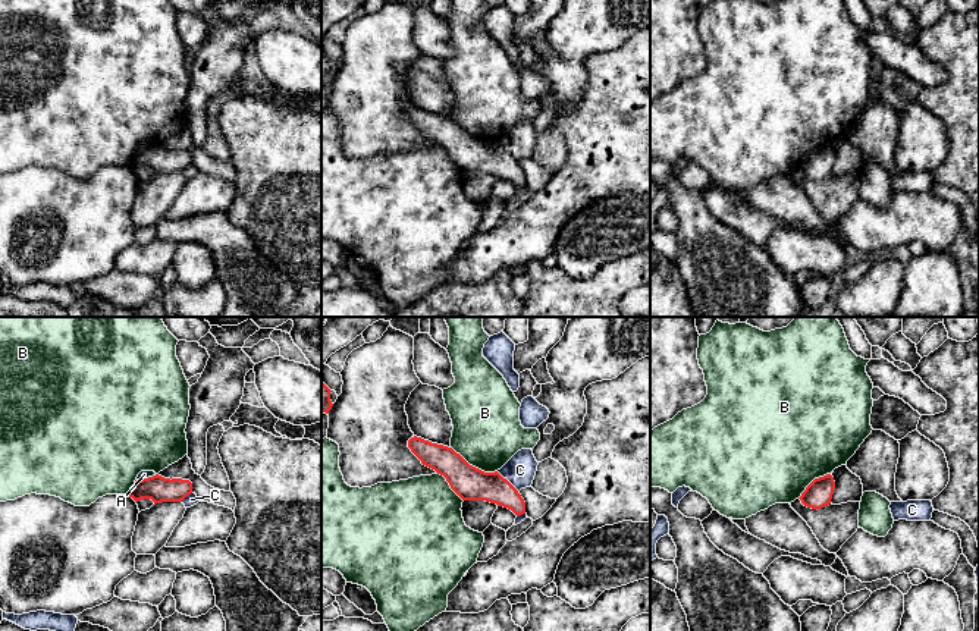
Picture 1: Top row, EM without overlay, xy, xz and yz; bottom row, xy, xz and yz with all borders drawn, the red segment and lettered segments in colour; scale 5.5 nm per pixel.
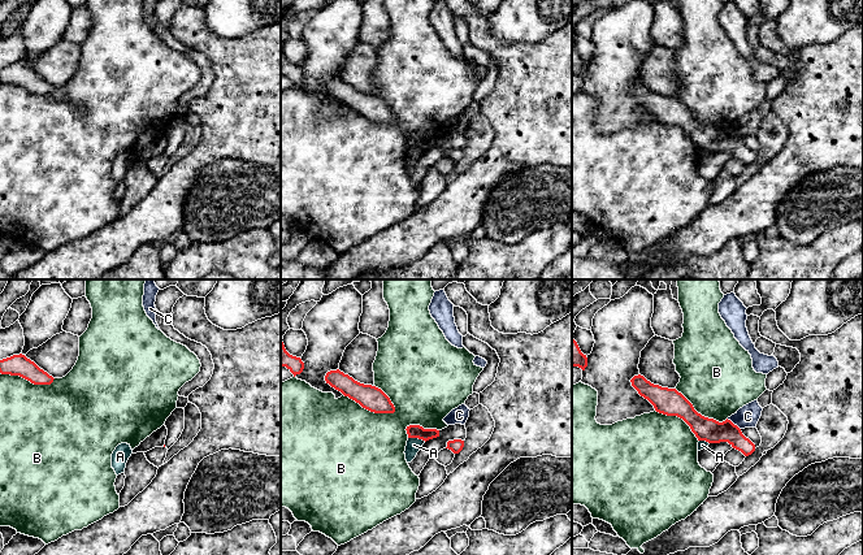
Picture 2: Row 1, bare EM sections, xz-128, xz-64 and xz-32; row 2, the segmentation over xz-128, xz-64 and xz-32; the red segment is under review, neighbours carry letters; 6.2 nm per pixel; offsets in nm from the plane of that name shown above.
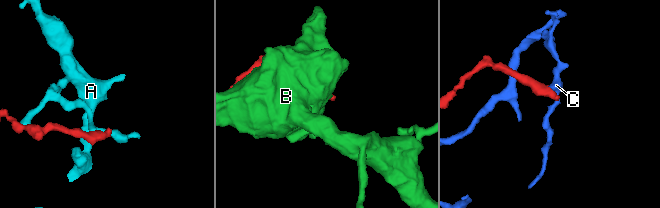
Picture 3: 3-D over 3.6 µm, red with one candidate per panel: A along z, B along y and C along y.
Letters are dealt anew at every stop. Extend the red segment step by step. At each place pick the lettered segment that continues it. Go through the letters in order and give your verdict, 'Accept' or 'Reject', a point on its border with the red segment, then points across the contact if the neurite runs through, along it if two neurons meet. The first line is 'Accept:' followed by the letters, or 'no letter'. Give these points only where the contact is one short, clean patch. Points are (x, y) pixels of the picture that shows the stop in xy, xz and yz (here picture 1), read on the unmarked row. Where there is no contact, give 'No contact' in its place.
Accept: no letter
A: Reject. Touches red at xy (146, 150). Boundary: xy (156, 146), (137, 151)
B: Reject. Touches red at xz (474, 138)
C: Reject. Touches red at xz (507, 151). Boundary: xz (496, 143), (518, 162)

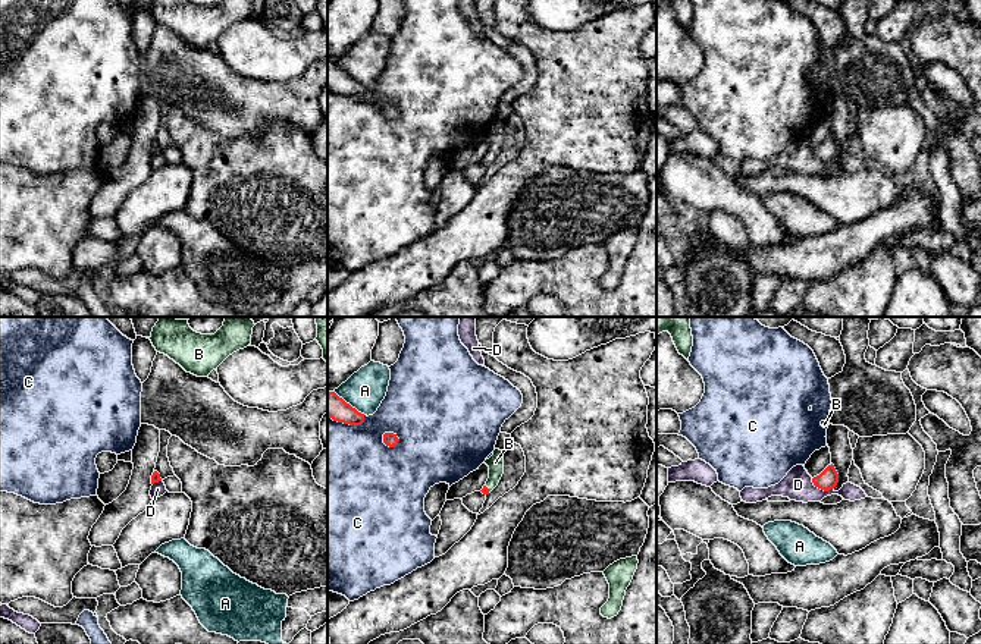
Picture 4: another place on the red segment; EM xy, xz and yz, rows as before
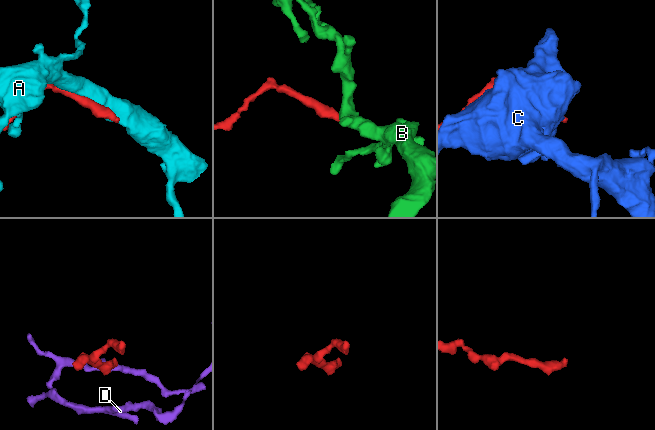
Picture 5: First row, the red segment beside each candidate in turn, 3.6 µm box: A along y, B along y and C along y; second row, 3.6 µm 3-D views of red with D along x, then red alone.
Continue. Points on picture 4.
Accept: B
A: Reject. Touches red at xz (348, 75)
B: Accept. Touches red at xz (488, 160). Path across: xz (485, 162), (488, 160), (495, 145), (495, 134)
C: Reject. Touches red at xz (391, 104)
D: Reject. Touches red at yz (821, 160). Boundary: yz (811, 150), (815, 157), (824, 162), (833, 160)

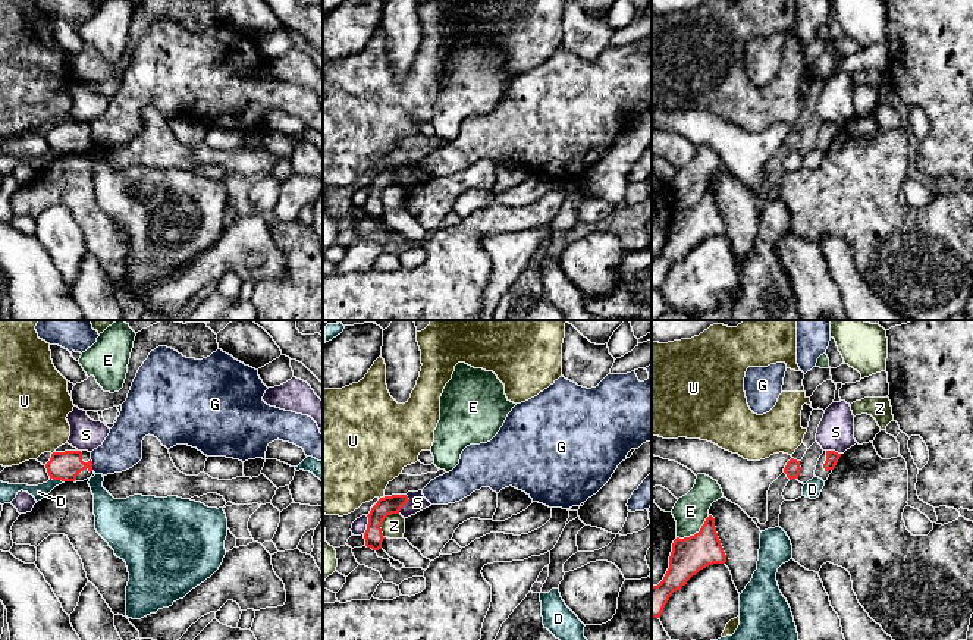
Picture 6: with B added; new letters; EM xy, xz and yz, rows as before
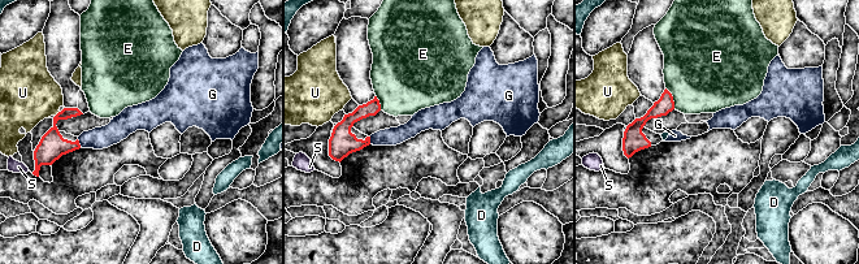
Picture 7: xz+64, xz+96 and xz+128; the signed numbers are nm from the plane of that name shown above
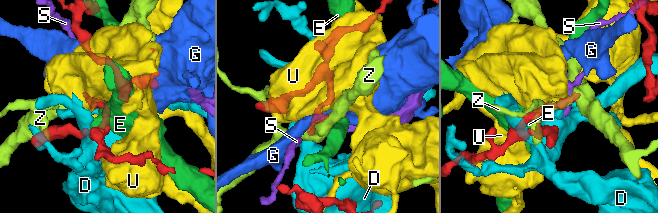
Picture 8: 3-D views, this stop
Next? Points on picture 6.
Accept: no letter
D: Reject. Touches red at xy (57, 150)
E: Reject. Touches red at yz (696, 204)
G: Reject. Touches red at xy (91, 137)
S: Reject. Touches red at xz (405, 173). Boundary: xz (407, 166), (408, 172), (398, 184)
U: Reject. Touches red at xz (382, 169)
Z: Reject. Touches red at xz (382, 193)

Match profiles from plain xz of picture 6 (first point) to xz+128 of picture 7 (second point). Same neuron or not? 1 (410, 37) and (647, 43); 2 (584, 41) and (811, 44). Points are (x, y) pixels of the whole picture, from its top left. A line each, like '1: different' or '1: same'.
1: same
2: same

